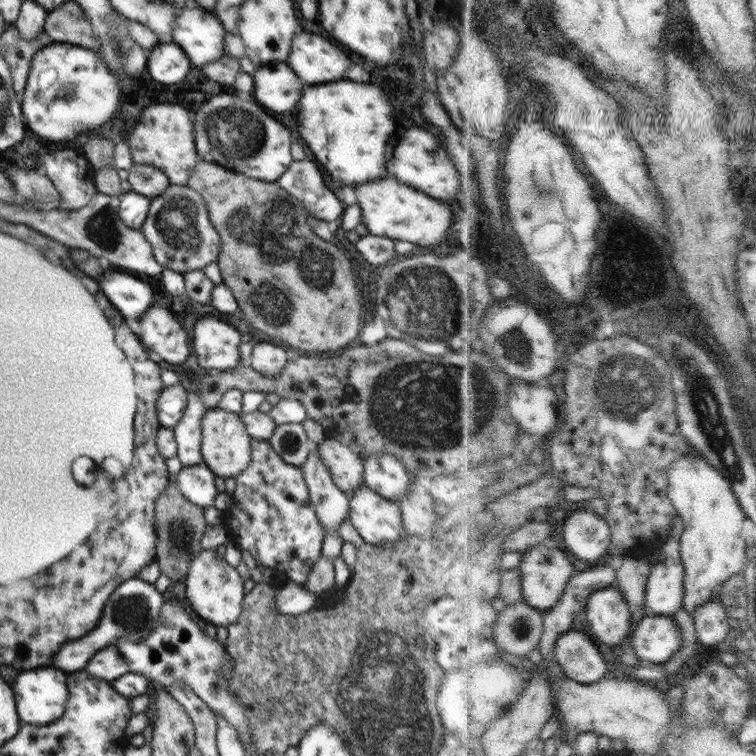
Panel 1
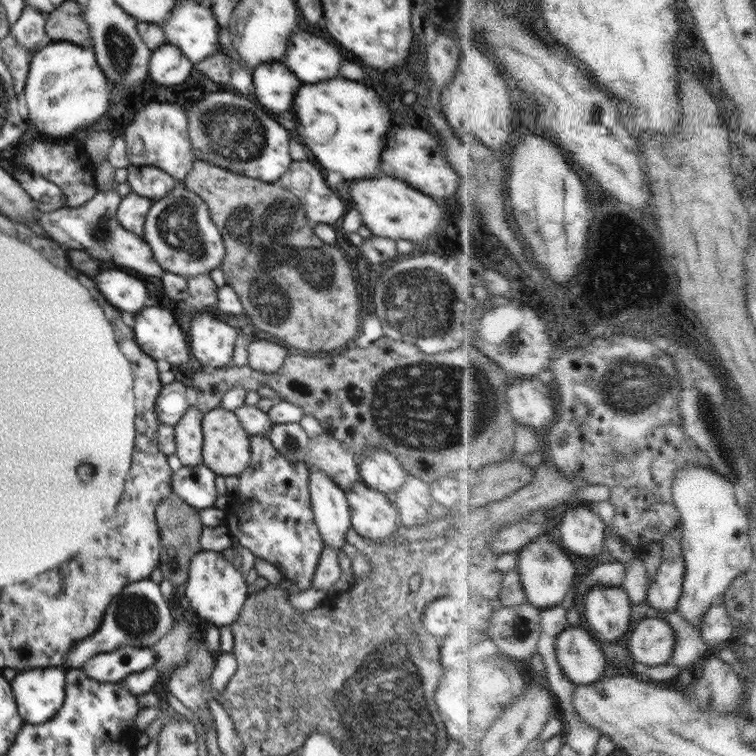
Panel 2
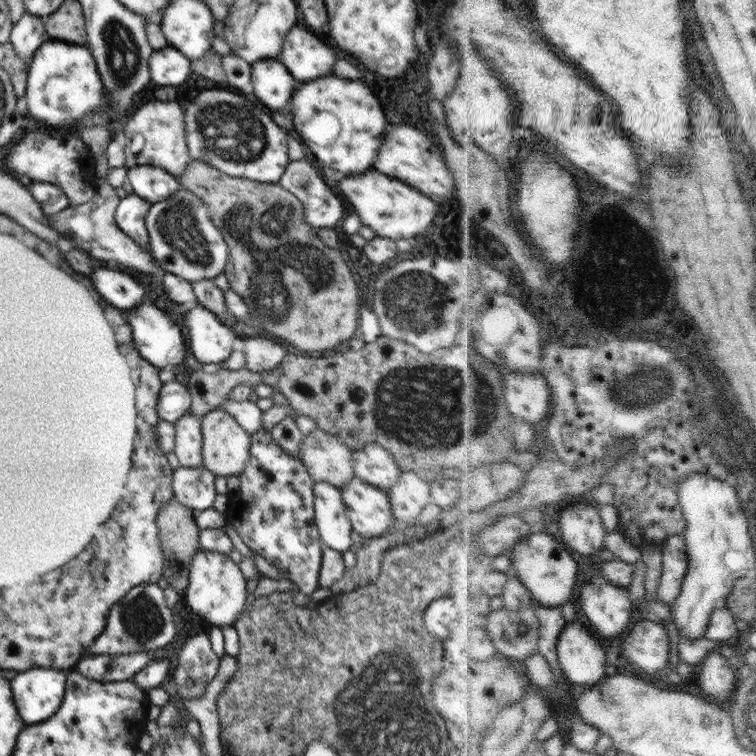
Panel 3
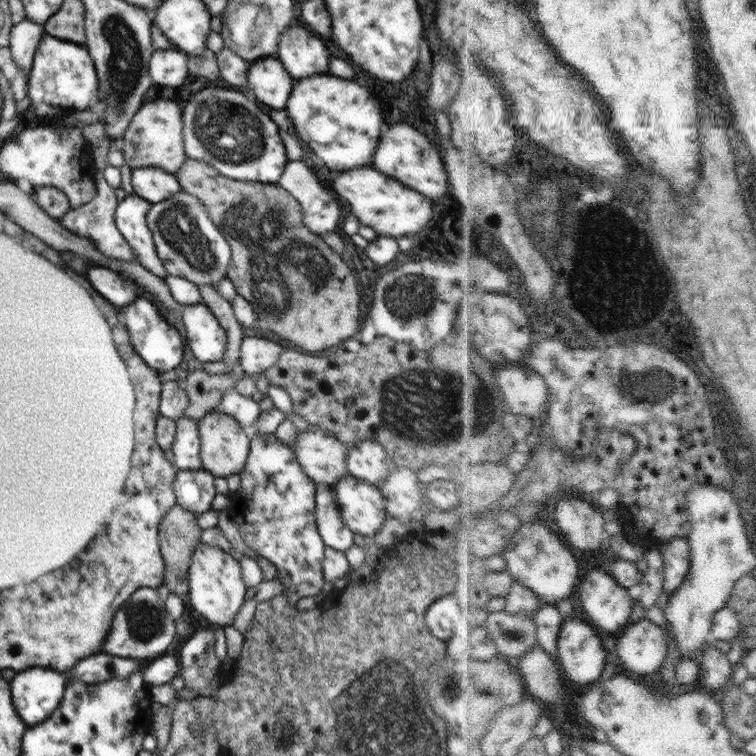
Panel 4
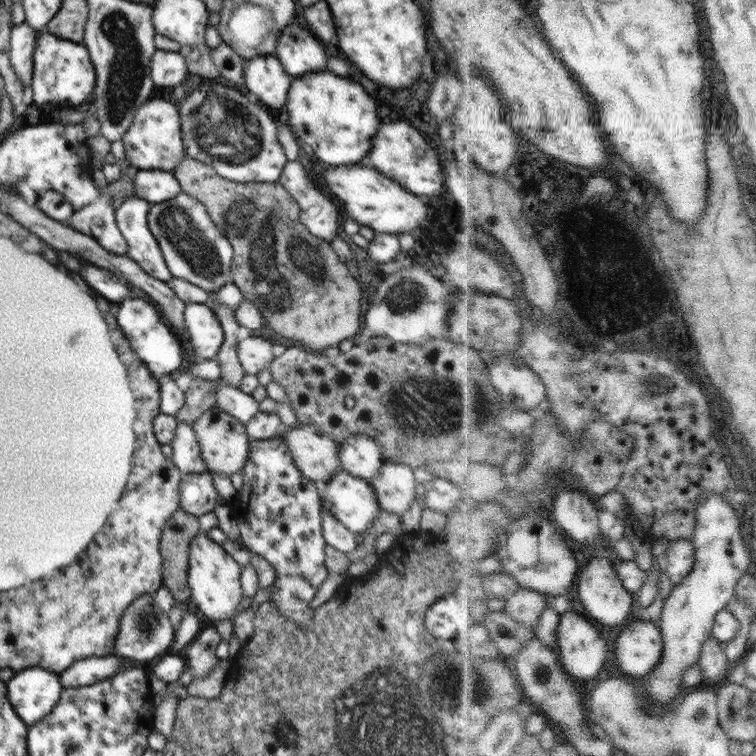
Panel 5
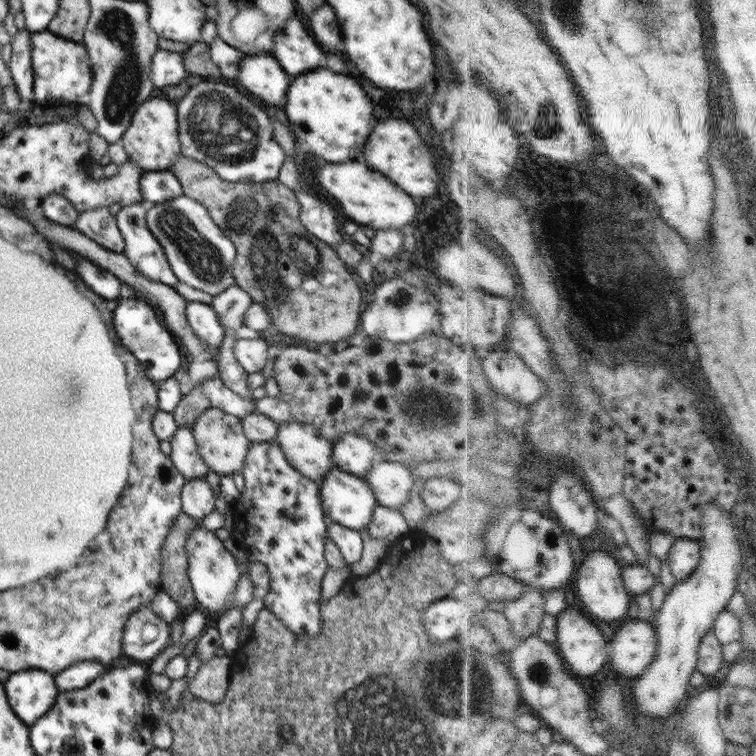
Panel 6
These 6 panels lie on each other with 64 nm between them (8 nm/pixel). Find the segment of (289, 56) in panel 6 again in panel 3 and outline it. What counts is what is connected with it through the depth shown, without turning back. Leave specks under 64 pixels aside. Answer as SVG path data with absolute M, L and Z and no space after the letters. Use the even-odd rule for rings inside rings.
M296 26L286 33L278 61L286 66L286 69L300 84L300 80L316 80L320 76L322 78L332 76L332 70L334 70L336 64L336 54L322 39L312 36L312 33L309 33L306 29L300 29Z

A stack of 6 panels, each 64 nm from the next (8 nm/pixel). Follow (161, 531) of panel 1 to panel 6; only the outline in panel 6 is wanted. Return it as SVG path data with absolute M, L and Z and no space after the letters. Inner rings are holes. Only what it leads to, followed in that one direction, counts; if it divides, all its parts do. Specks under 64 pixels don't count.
M180 512L162 545L161 588L182 610L196 603L196 596L188 578L188 555L184 544L200 522Z

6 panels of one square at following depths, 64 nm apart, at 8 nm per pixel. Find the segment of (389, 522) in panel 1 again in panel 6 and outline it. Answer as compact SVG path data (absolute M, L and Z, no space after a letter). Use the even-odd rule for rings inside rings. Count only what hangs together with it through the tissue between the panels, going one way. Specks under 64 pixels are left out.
M334 468L322 478L322 485L318 490L323 514L326 519L336 521L339 525L362 533L372 520L374 508L378 504L374 491L364 478L354 476L340 468Z

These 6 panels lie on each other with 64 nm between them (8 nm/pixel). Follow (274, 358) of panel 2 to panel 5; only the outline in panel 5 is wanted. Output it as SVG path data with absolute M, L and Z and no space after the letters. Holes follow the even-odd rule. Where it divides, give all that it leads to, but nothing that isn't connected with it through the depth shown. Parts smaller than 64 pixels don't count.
M250 336L238 342L238 360L246 374L258 374L274 360L274 346L262 336Z

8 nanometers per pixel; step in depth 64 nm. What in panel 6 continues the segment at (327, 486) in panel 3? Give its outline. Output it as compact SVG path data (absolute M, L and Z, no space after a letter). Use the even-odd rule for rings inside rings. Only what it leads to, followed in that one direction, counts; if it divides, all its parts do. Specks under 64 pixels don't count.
M326 519L326 524L326 537L329 537L338 546L339 551L344 555L347 565L352 566L356 561L360 561L364 548L364 535L361 532L341 526L336 521Z

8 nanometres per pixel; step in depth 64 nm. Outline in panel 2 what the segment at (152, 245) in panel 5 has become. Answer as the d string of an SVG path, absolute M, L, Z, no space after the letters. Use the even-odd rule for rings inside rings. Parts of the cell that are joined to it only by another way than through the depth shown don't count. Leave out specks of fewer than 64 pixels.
M132 192L124 196L120 201L116 214L120 225L143 238L146 216L152 203L152 199Z

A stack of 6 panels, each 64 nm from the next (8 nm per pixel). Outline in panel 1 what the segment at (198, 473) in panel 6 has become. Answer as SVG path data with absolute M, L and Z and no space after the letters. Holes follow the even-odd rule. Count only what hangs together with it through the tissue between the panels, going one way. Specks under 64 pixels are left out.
M188 391L187 396L186 410L178 424L173 428L177 444L177 456L184 467L203 462L201 422L207 411L206 405L198 393Z

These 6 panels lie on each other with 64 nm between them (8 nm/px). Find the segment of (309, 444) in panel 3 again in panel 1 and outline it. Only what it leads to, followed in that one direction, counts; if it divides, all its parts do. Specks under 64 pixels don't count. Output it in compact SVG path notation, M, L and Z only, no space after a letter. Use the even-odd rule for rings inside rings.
M327 436L325 441L315 444L318 455L328 465L336 486L350 496L364 485L363 458L350 450L341 440Z

